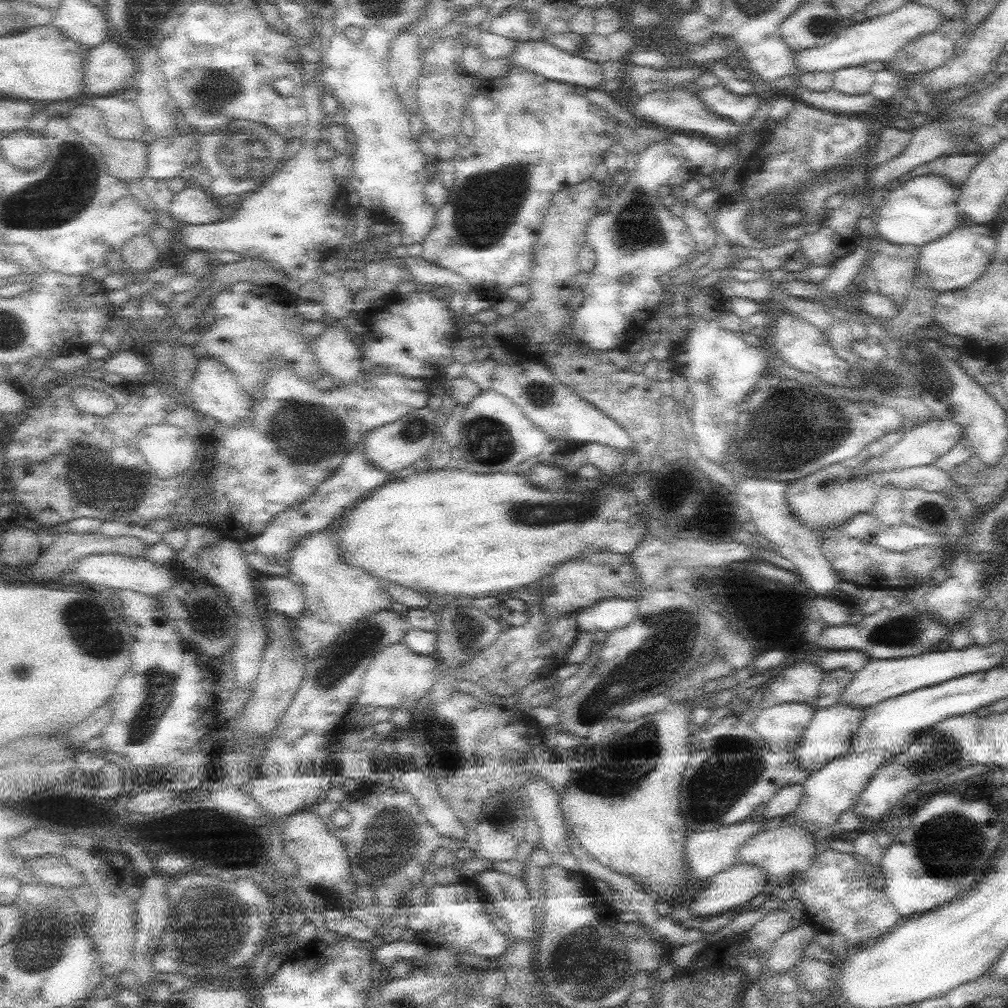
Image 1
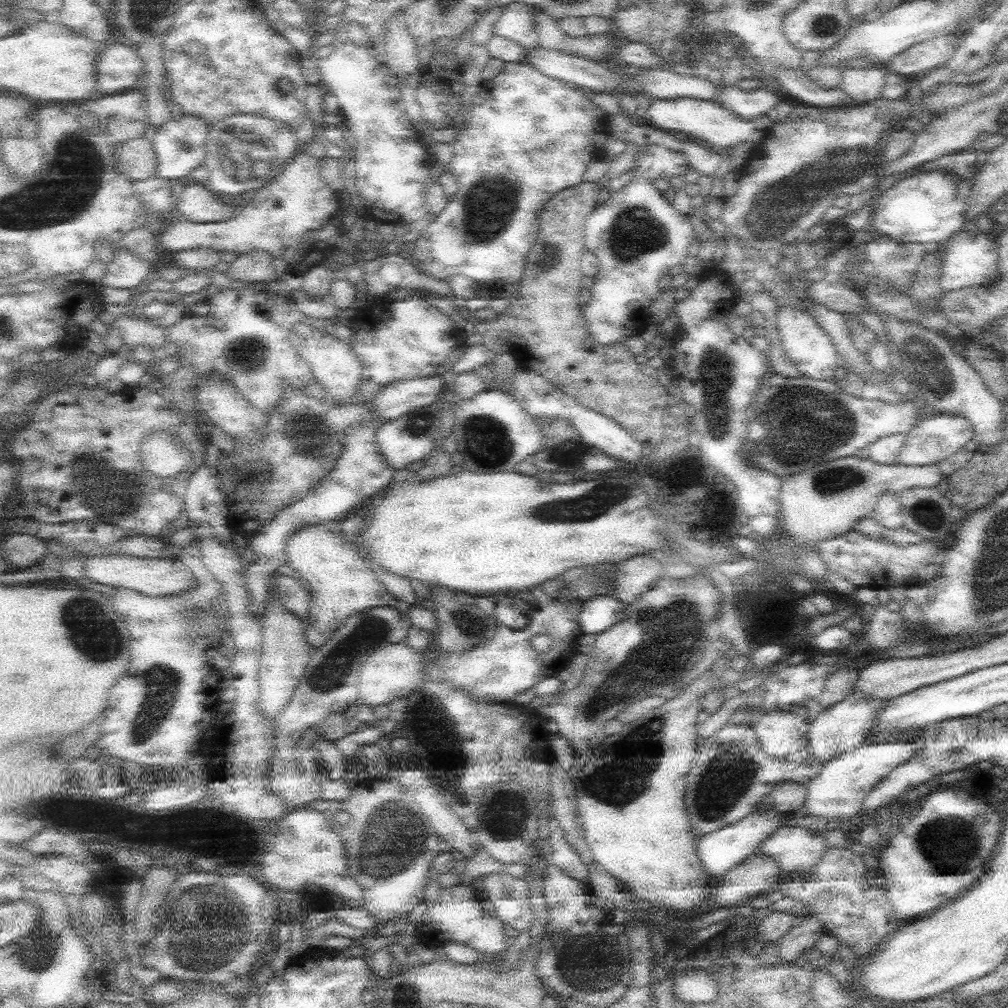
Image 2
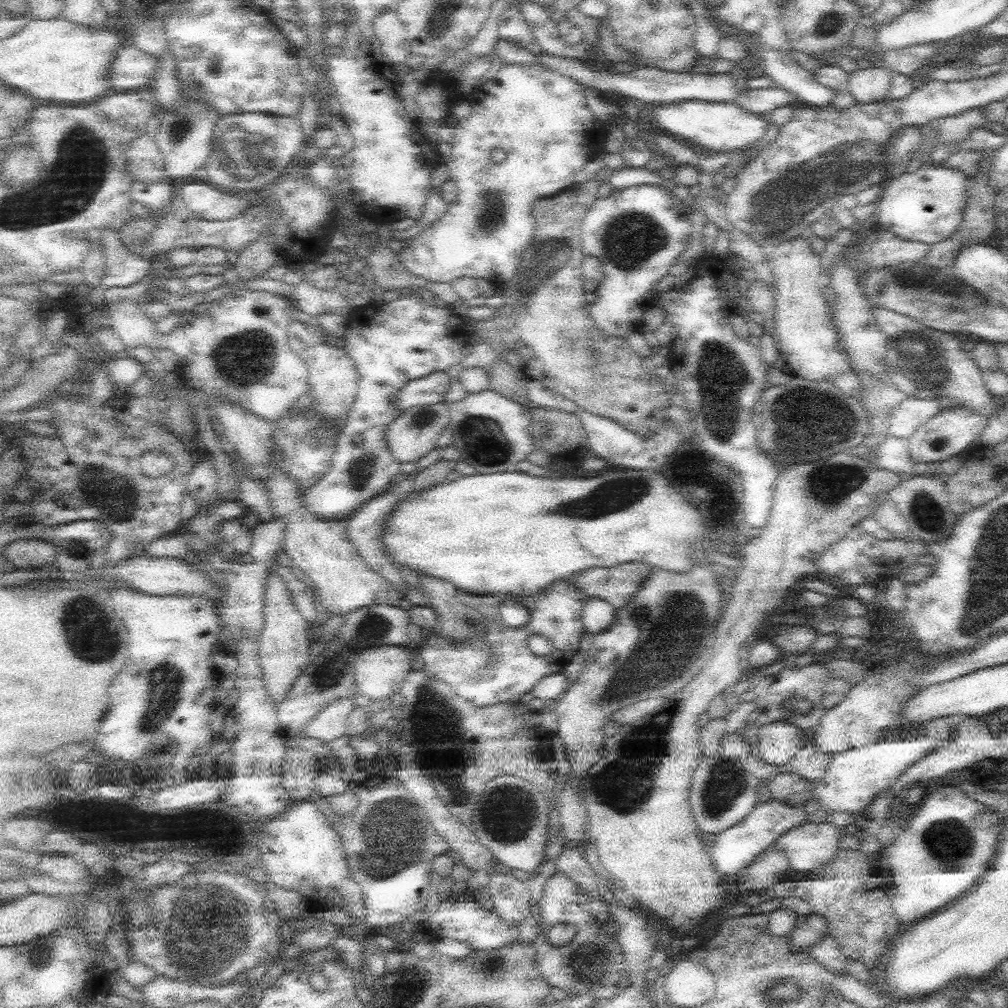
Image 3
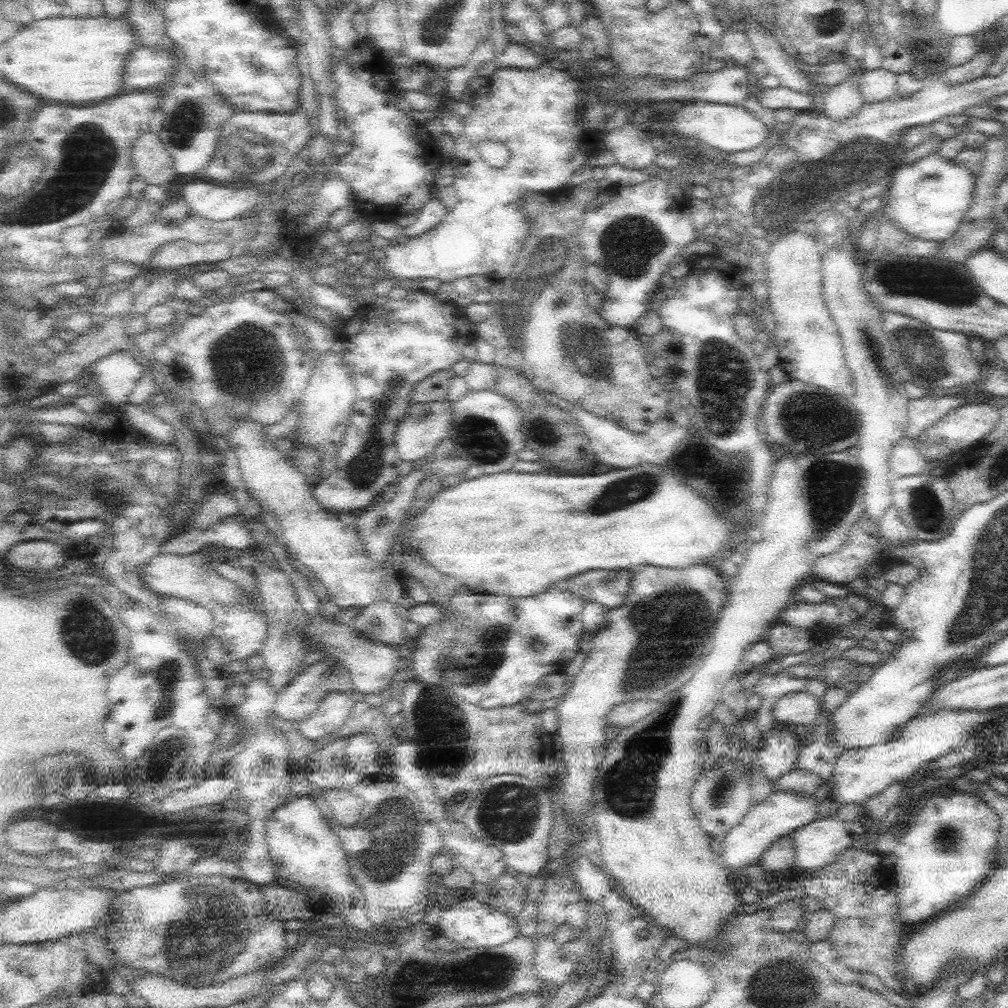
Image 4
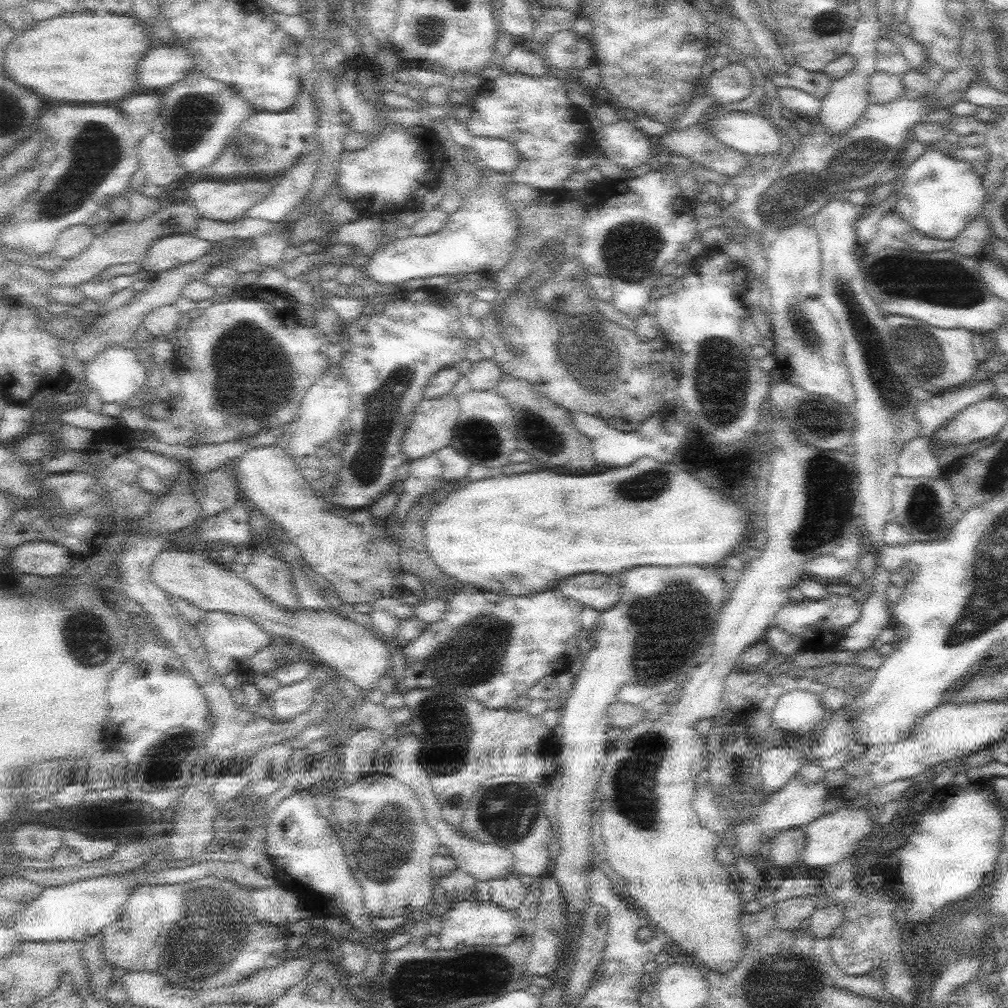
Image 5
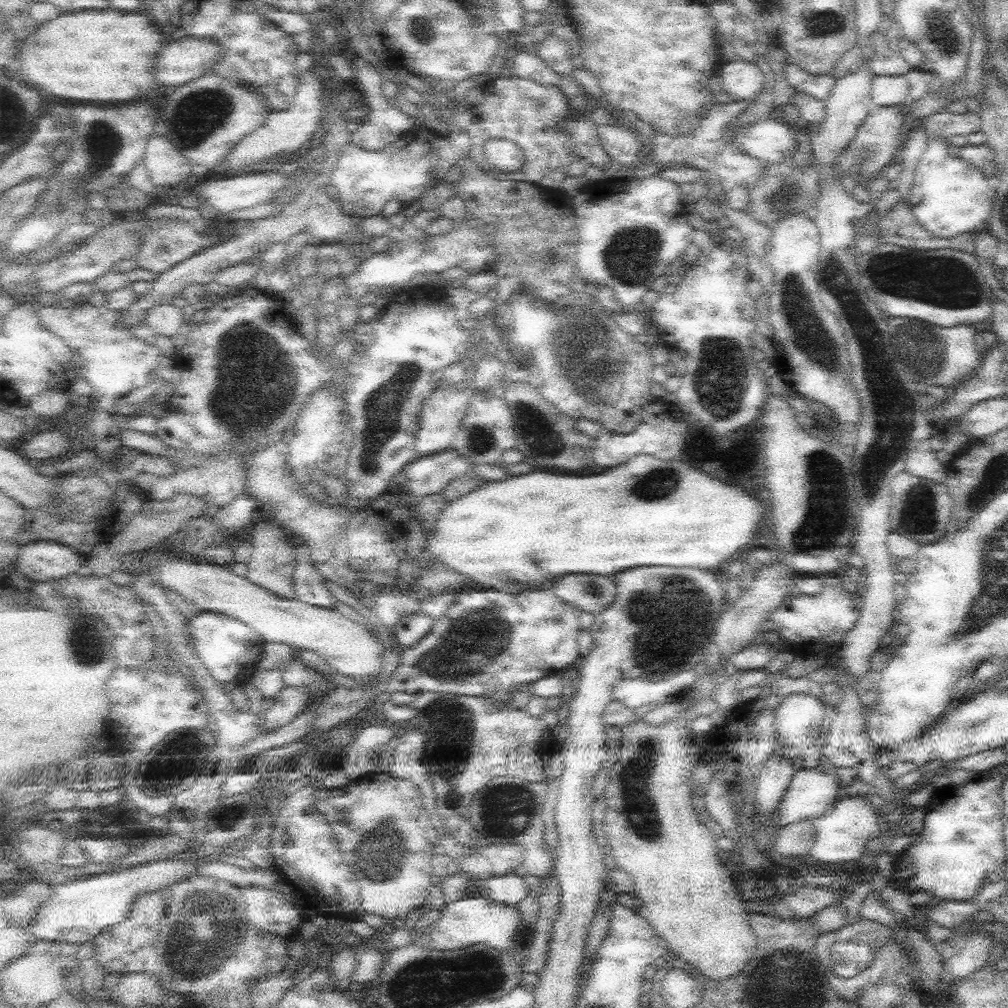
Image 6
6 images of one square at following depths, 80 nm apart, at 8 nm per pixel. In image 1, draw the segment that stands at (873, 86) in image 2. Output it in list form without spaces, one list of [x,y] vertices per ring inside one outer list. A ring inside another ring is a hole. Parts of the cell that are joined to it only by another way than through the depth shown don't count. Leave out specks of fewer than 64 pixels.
[[[867,65],[850,66],[837,70],[834,78],[833,86],[844,94],[868,94],[875,81],[875,72]]]

